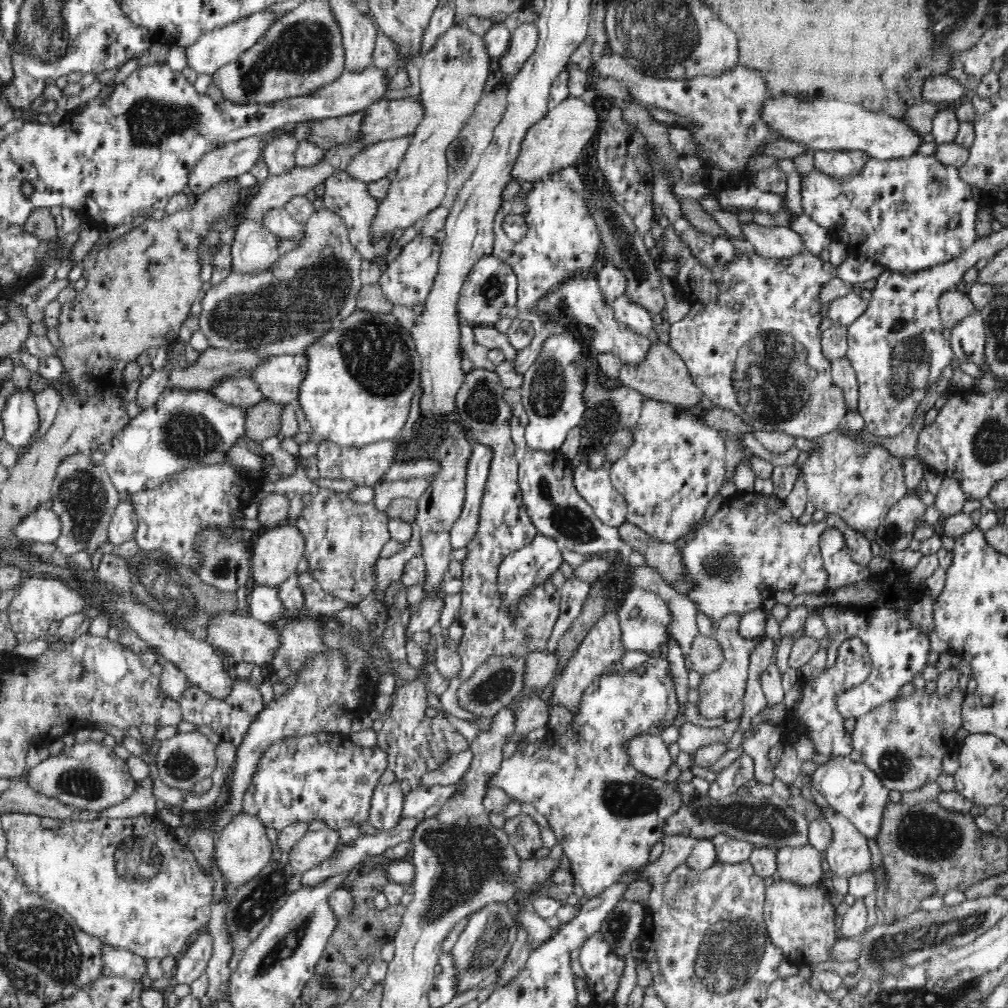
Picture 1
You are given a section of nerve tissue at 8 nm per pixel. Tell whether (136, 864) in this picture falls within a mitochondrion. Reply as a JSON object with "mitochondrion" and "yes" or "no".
{"mitochondrion":"yes"}

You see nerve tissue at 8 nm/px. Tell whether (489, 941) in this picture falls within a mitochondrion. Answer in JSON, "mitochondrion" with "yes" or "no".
{"mitochondrion":"yes"}

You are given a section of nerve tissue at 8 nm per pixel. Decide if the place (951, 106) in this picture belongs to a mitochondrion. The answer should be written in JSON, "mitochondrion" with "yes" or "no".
{"mitochondrion":"no"}

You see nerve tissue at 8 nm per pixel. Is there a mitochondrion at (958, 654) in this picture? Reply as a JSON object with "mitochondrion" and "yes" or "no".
{"mitochondrion":"no"}

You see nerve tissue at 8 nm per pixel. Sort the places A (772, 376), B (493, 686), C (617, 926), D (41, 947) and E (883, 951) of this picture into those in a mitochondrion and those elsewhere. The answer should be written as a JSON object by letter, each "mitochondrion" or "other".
{"A":"mitochondrion","B":"mitochondrion","C":"mitochondrion","D":"mitochondrion","E":"mitochondrion"}

